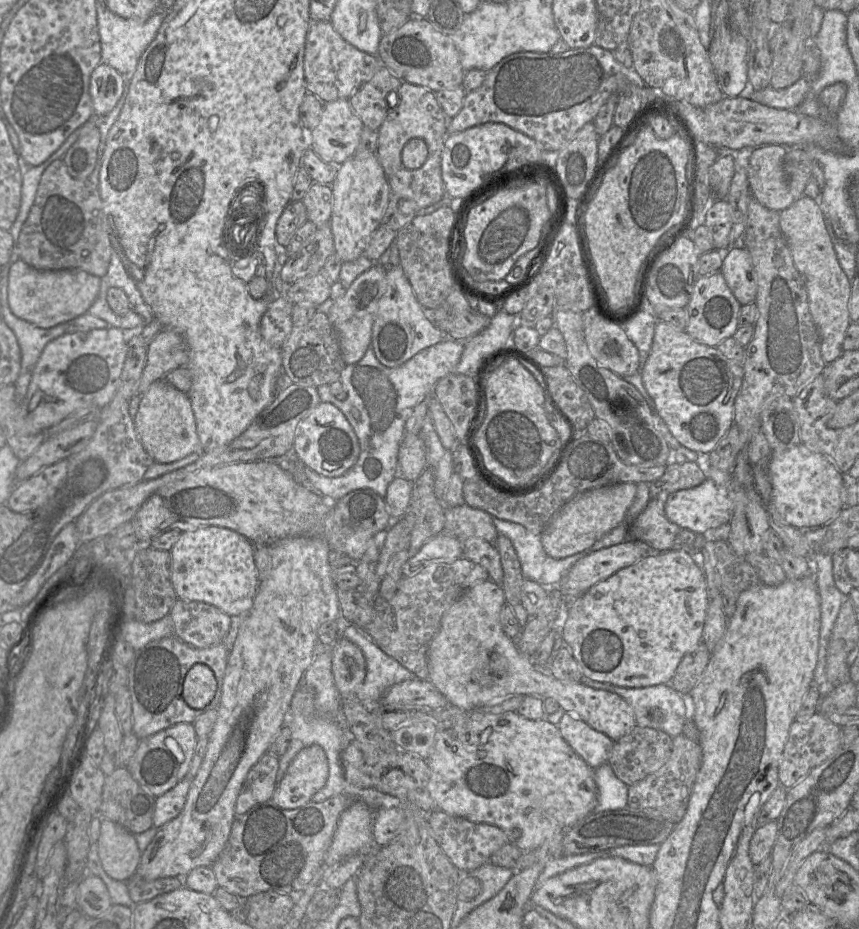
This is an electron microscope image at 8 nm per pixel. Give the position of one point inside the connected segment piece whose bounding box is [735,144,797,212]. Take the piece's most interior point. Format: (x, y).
(768, 183)

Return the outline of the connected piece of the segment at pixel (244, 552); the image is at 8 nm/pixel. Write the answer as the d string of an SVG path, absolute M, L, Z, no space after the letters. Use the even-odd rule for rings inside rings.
M219 526L183 532L170 550L171 581L179 600L213 605L233 618L240 618L253 606L259 587L252 542L243 535Z

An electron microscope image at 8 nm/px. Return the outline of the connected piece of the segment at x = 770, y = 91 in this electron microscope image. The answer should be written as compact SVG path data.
M801 77L791 86L784 89L766 87L762 90L749 90L739 96L750 98L770 108L795 109L805 100L811 89L812 79Z

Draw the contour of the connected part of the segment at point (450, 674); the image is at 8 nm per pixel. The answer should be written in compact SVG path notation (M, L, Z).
M490 578L467 589L443 614L439 630L432 638L427 652L428 680L445 696L449 705L463 710L475 710L512 695L552 698L566 713L572 713L613 741L630 733L637 725L635 714L622 697L607 690L589 687L582 682L556 679L549 674L547 667L534 663L530 656L519 651L516 643L502 629L501 612L505 604L501 585Z

